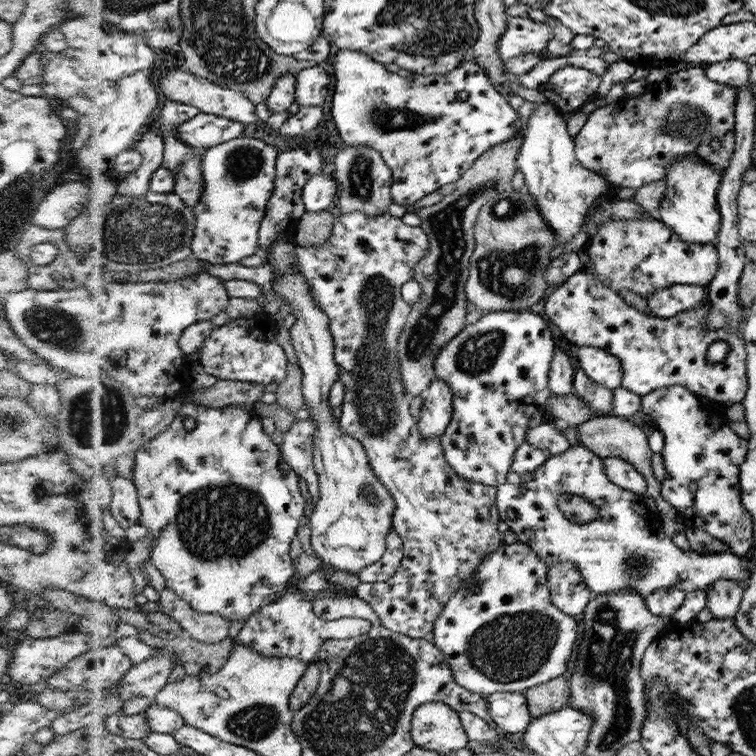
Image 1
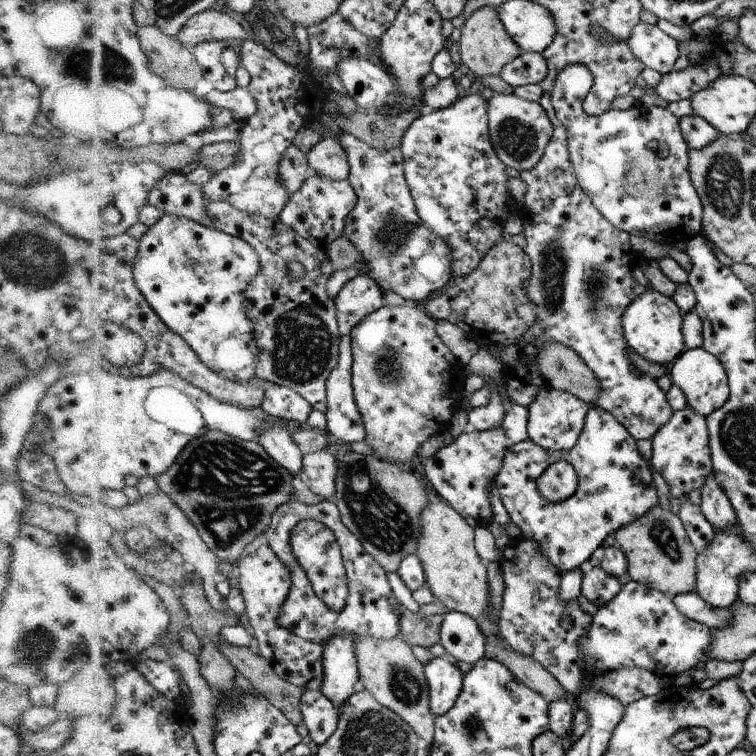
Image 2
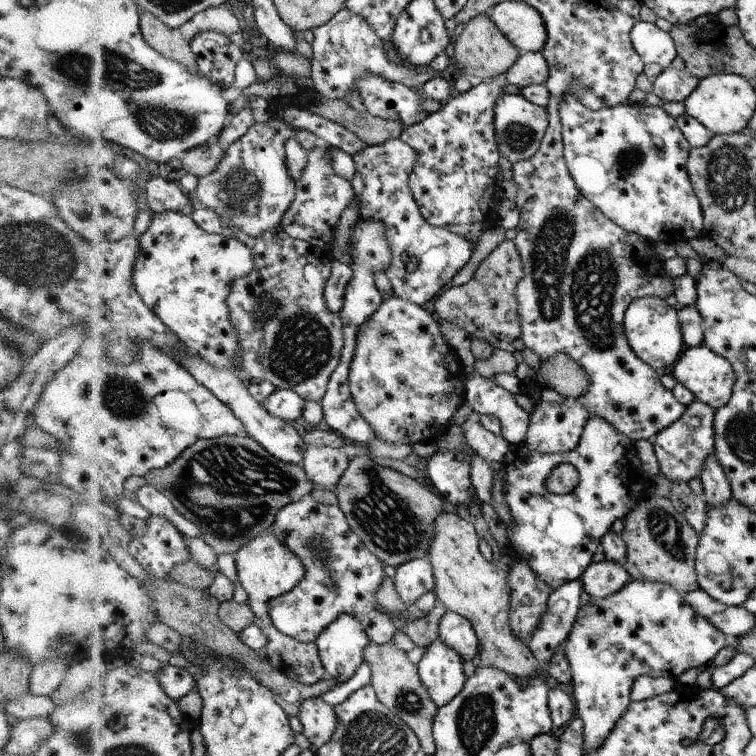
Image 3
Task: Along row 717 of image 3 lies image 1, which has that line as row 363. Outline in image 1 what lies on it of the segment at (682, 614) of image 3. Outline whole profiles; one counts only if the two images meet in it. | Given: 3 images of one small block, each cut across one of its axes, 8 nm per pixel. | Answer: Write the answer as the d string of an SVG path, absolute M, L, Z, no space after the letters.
M592 346L577 347L577 364L591 378L592 383L613 391L623 384L623 365L617 356Z

